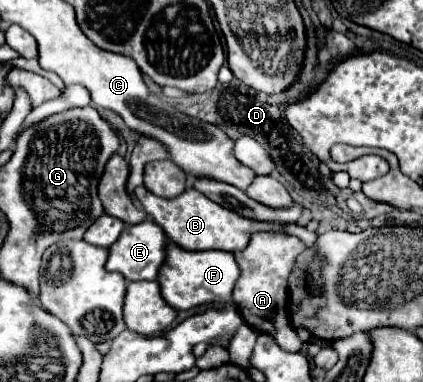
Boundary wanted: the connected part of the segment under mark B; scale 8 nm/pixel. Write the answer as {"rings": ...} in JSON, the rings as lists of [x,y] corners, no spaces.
{"rings":[[[139,186],[133,196],[141,202],[143,210],[165,230],[165,234],[183,250],[225,250],[225,252],[237,252],[243,250],[249,244],[249,238],[253,232],[277,232],[277,234],[291,234],[301,238],[307,246],[313,246],[317,240],[315,232],[309,232],[305,226],[299,226],[295,222],[281,224],[281,222],[257,222],[243,218],[213,200],[209,200],[205,194],[197,192],[195,188],[187,188],[183,194],[179,194],[173,200],[153,196],[145,190],[145,186]]]}

